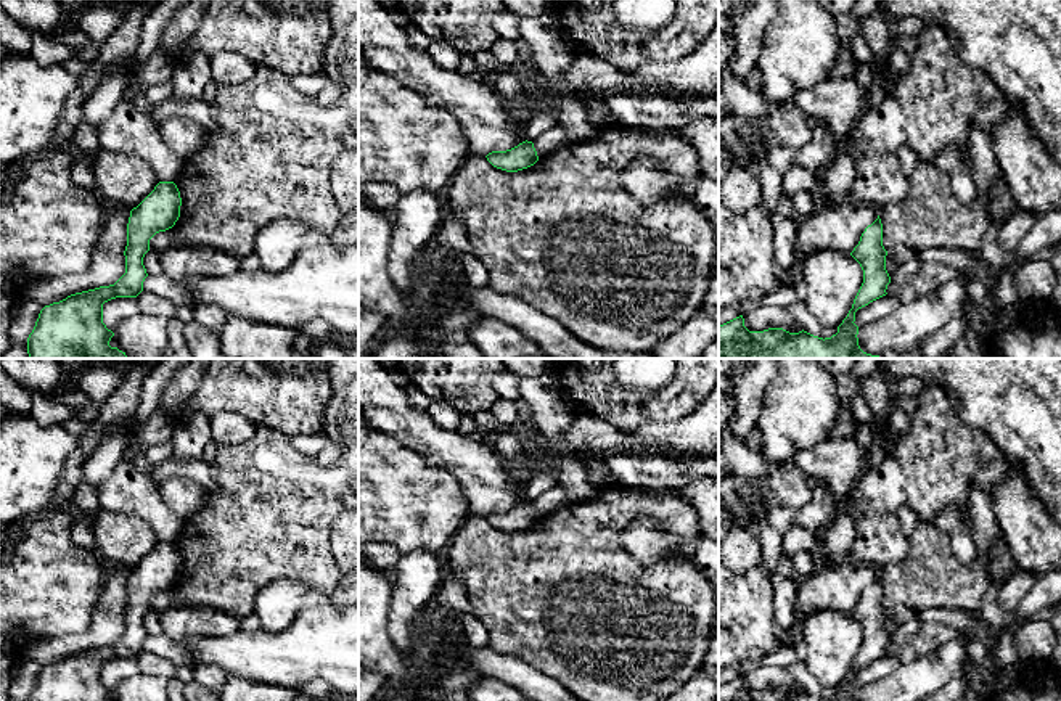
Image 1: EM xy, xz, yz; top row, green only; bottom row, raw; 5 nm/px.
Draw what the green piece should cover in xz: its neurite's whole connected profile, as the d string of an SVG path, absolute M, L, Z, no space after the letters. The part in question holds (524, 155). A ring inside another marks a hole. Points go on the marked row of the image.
M527 140L506 151L492 151L485 158L494 167L506 172L527 169L539 161L534 143Z

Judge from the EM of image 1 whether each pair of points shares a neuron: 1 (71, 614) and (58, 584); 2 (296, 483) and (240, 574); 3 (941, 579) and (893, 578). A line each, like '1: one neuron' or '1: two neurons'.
1: one neuron
2: one neuron
3: one neuron

